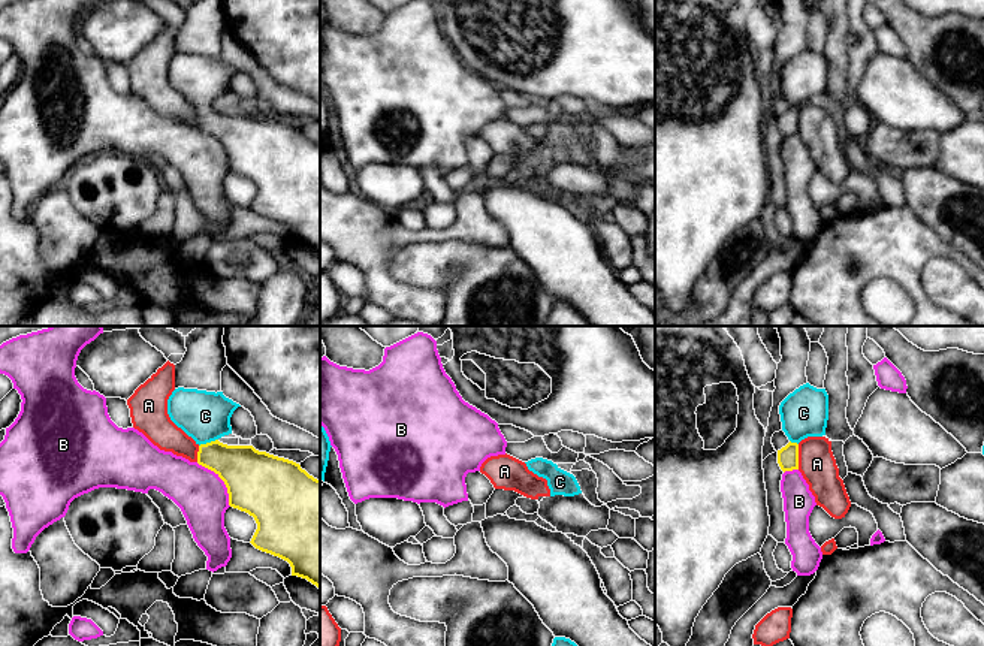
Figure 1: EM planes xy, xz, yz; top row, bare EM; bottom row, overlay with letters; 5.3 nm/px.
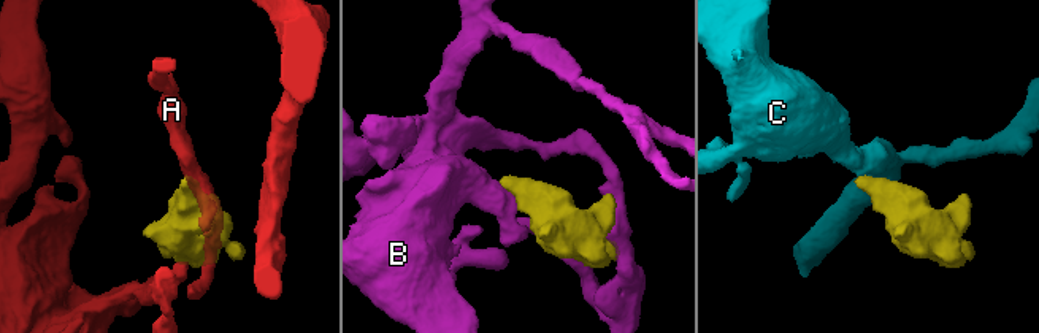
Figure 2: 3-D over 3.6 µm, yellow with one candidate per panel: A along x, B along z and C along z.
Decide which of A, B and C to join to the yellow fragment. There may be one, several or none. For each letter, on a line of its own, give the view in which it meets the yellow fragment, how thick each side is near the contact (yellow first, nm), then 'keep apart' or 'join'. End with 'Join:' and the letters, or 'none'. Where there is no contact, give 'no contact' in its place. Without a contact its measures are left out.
A: yz | 110/200 nm | keep apart
B: xy | 340/280 nm | keep apart
C: xy | 260/280 nm | join
Join: C

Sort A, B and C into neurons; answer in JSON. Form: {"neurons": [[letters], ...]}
{"neurons": [["A"], ["B"], ["C"]]}

